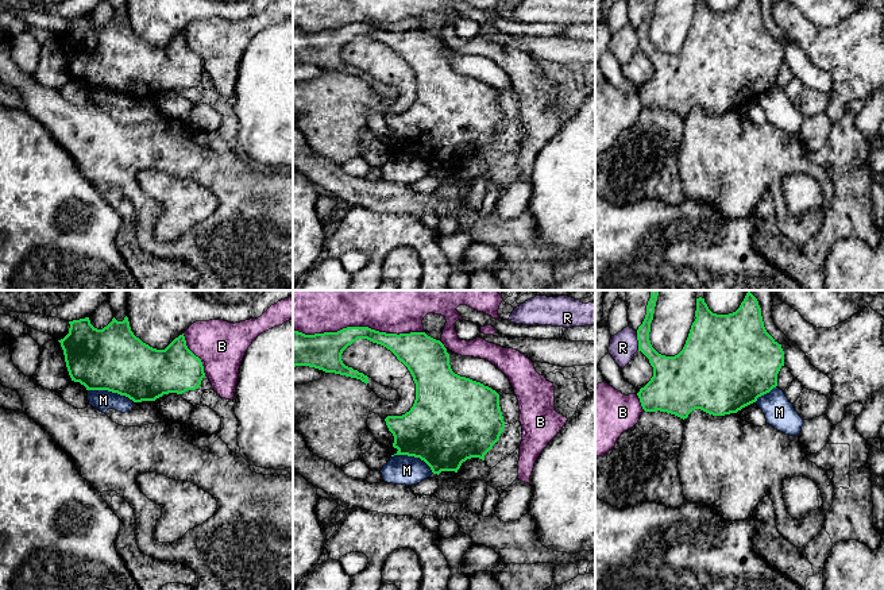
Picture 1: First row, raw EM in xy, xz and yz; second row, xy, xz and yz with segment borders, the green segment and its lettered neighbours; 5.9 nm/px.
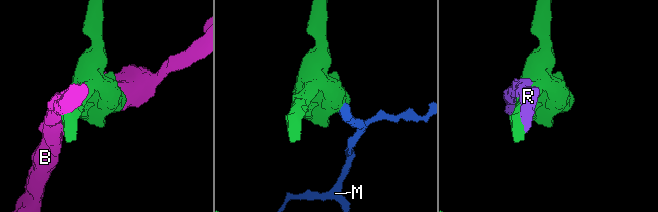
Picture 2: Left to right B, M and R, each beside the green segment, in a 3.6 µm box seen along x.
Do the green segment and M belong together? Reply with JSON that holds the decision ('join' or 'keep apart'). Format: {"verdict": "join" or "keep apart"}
{"verdict": "keep apart"}

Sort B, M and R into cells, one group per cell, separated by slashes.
B / M / R

